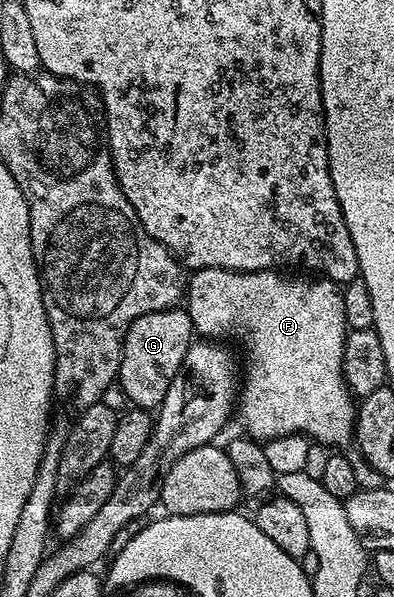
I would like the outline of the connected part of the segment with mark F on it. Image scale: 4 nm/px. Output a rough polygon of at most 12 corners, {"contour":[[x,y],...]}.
{"contour":[[200,268],[203,338],[243,340],[252,440],[351,444],[333,280]]}

